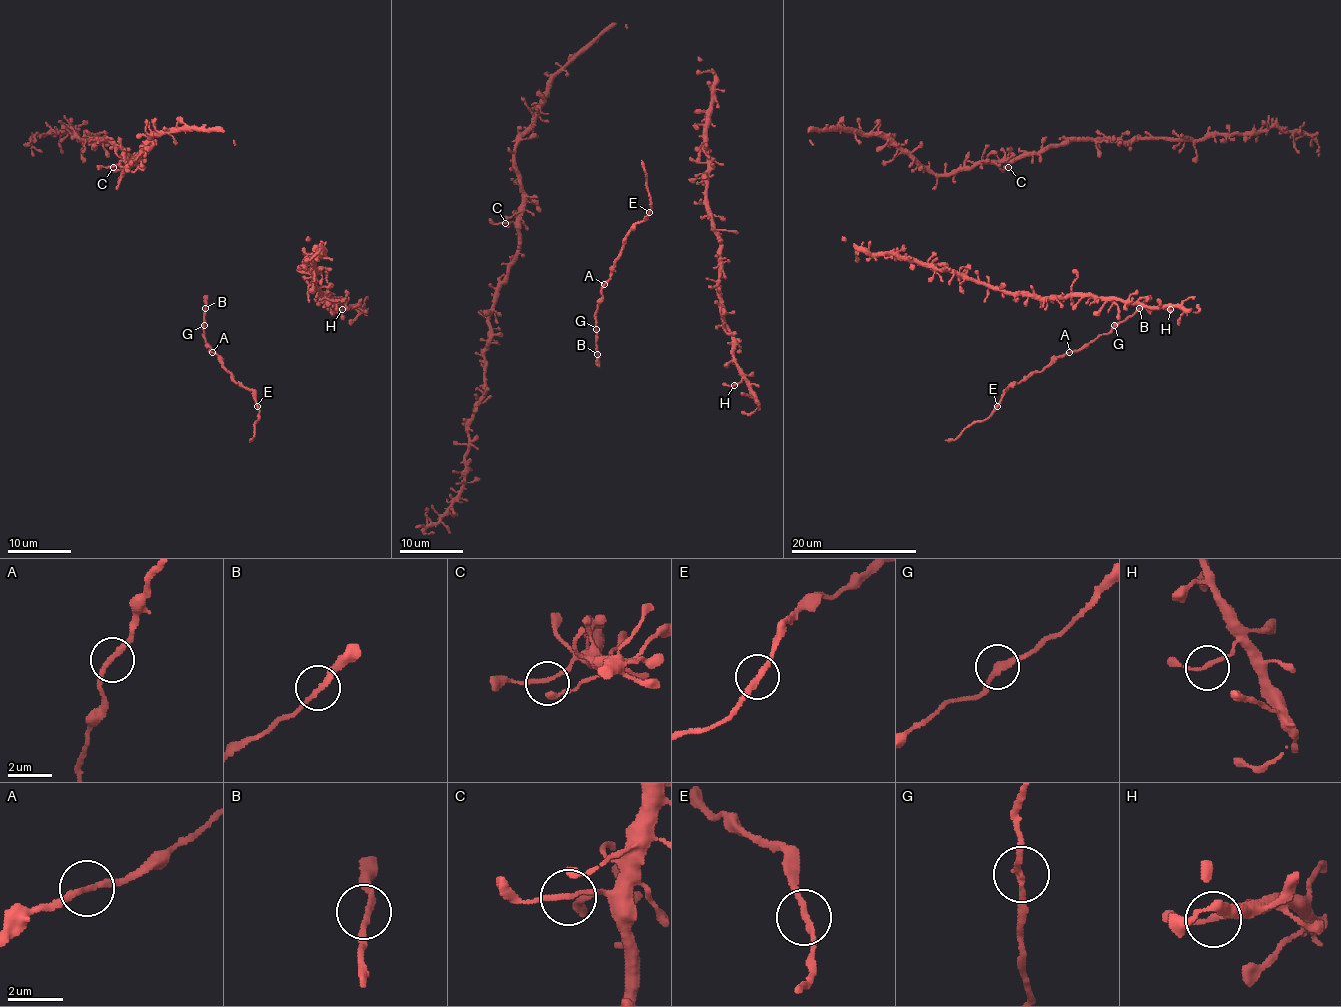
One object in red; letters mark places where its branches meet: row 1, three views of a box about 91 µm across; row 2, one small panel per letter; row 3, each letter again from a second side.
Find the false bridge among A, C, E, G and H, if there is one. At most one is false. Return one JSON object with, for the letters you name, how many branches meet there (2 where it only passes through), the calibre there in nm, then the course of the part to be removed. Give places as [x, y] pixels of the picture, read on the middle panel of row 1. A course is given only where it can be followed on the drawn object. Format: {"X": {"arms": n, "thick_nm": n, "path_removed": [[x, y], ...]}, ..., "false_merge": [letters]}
{"false_merge": []}

